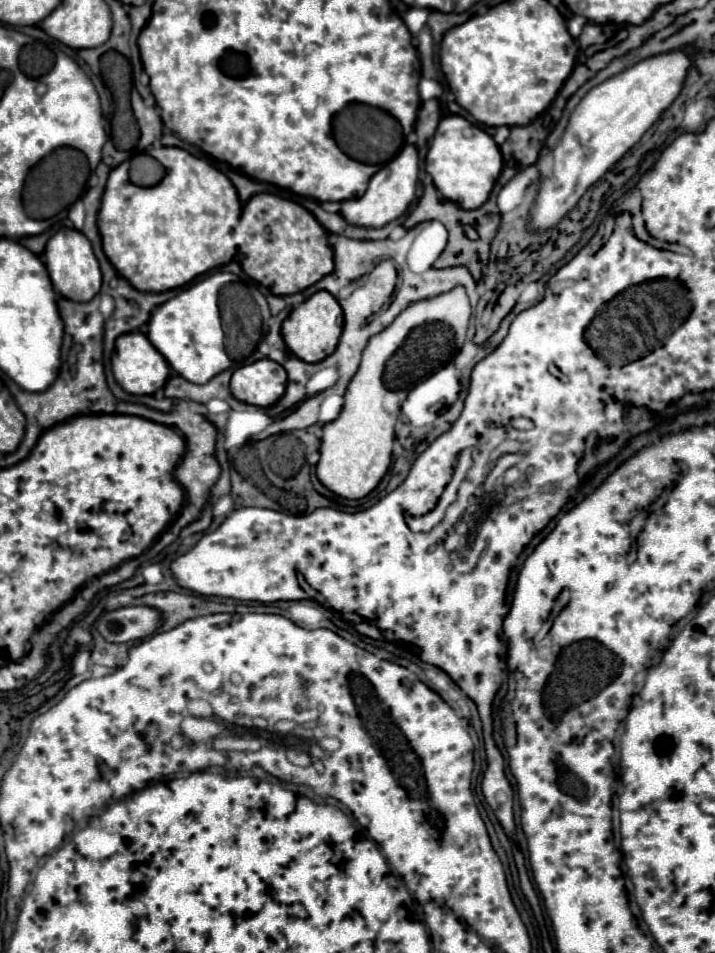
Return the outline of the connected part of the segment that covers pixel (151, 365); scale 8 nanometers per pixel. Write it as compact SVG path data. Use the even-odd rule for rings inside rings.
M139 331L117 337L111 363L113 363L113 375L117 383L127 393L133 393L133 395L151 395L157 389L161 389L169 377L169 363L165 361L165 357L161 357L161 353L157 353L157 349L149 343L149 339Z

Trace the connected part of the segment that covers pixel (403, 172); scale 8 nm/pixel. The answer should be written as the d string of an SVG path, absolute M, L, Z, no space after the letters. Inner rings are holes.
M405 145L401 153L391 159L385 167L381 167L369 181L369 189L365 191L363 197L359 199L349 199L341 203L341 215L345 221L351 225L361 225L361 227L383 227L389 221L401 217L409 203L415 197L415 187L417 187L417 175L419 175L419 155L415 145Z

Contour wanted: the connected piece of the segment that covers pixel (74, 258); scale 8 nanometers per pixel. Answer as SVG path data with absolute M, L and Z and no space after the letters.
M59 229L45 247L45 265L49 271L49 277L53 281L53 287L67 299L71 301L91 301L99 289L101 289L101 269L99 263L93 255L93 247L89 239L75 229Z

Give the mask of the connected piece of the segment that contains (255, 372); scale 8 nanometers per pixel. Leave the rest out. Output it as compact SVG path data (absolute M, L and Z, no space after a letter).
M259 359L239 367L230 379L229 388L233 397L243 403L269 407L283 395L285 385L285 369L271 359Z

